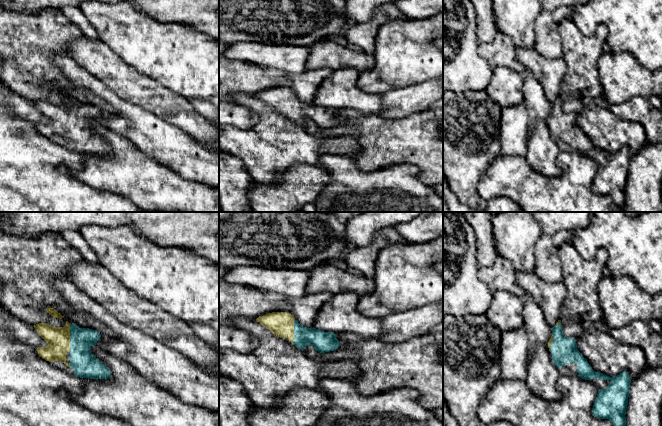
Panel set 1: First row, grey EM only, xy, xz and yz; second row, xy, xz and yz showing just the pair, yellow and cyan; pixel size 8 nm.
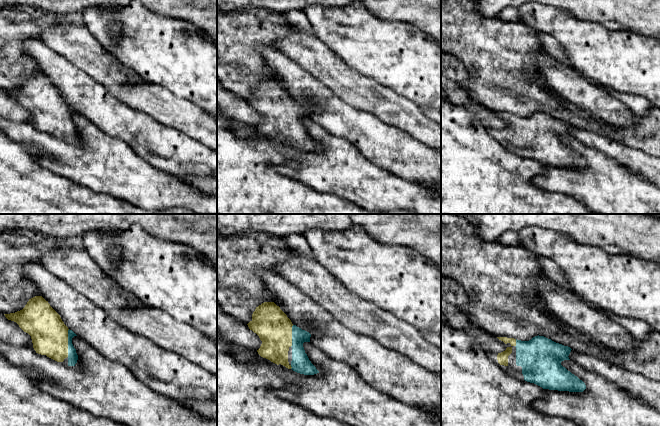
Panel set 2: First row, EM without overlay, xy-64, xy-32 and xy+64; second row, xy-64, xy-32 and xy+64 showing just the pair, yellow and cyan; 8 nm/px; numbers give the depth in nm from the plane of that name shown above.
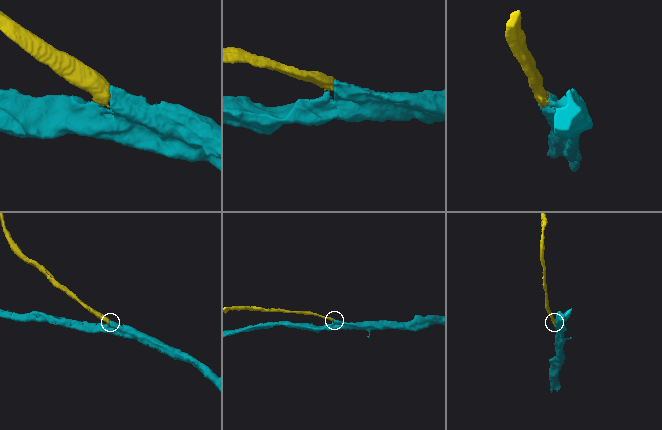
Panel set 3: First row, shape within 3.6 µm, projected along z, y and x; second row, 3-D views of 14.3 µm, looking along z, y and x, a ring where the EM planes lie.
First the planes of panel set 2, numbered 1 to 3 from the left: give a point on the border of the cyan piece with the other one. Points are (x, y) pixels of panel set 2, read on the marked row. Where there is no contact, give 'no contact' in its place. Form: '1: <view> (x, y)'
1: xy-64 (67, 343)
2: xy-32 (291, 336)
3: xy+64 (515, 343)

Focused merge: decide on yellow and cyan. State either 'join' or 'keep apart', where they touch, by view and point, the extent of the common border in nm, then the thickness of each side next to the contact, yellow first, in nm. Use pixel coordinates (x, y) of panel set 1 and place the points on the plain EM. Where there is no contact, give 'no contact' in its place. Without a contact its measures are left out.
join; meets yellow in xy at (69, 114); contact 220 nm long; 190 nm thick on the yellow side, 200 nm on the other

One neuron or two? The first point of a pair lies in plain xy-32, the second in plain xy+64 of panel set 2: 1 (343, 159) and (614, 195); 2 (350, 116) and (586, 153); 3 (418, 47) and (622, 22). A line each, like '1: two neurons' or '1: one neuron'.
1: one neuron
2: two neurons
3: two neurons

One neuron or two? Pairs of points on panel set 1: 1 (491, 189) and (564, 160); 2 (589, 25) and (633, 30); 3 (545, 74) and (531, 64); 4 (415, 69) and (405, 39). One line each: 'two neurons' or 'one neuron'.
1: one neuron
2: one neuron
3: one neuron
4: one neuron

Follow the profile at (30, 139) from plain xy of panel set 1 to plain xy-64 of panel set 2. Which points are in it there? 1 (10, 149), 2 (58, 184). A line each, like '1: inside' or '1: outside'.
1: inside
2: inside

